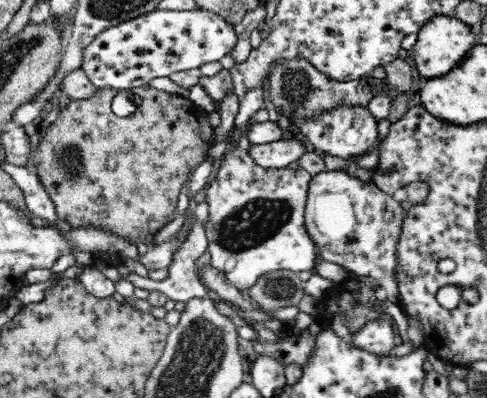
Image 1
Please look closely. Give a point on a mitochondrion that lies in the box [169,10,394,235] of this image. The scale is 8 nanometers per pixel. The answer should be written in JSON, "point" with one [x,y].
{"point":[296,88]}

